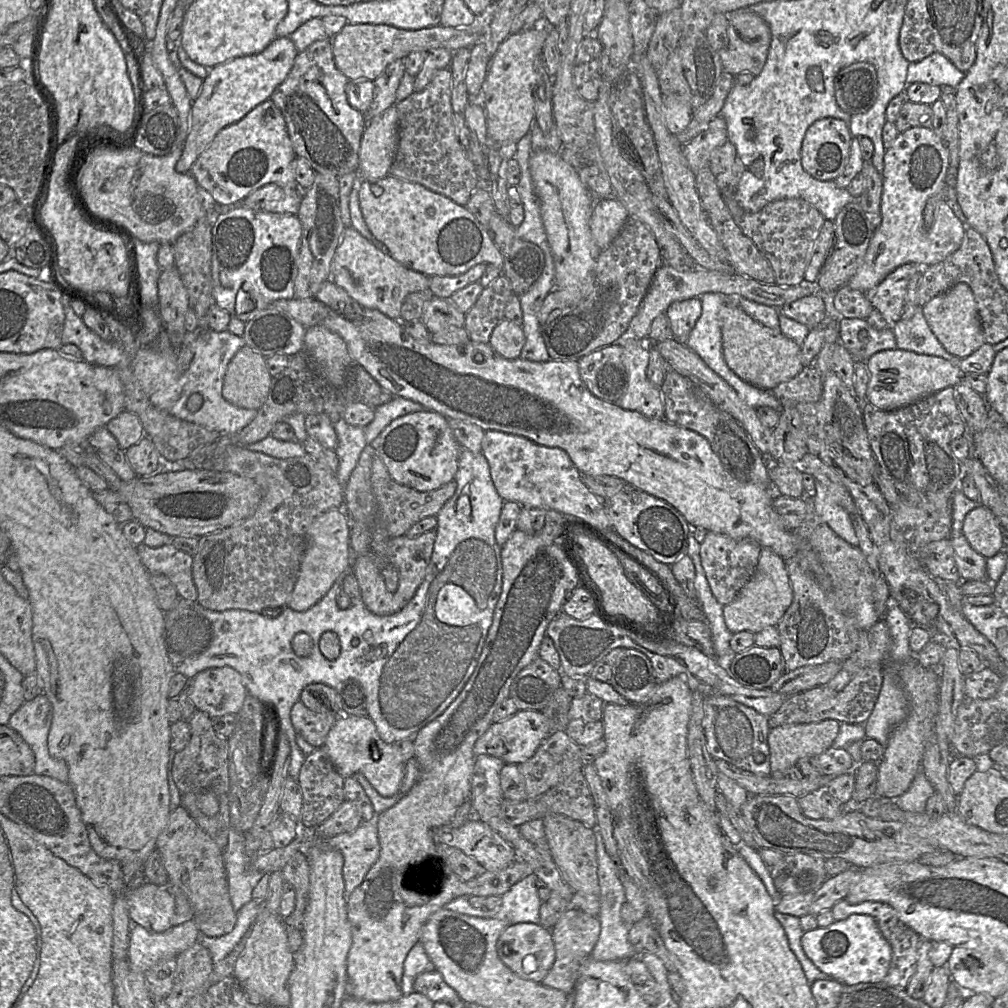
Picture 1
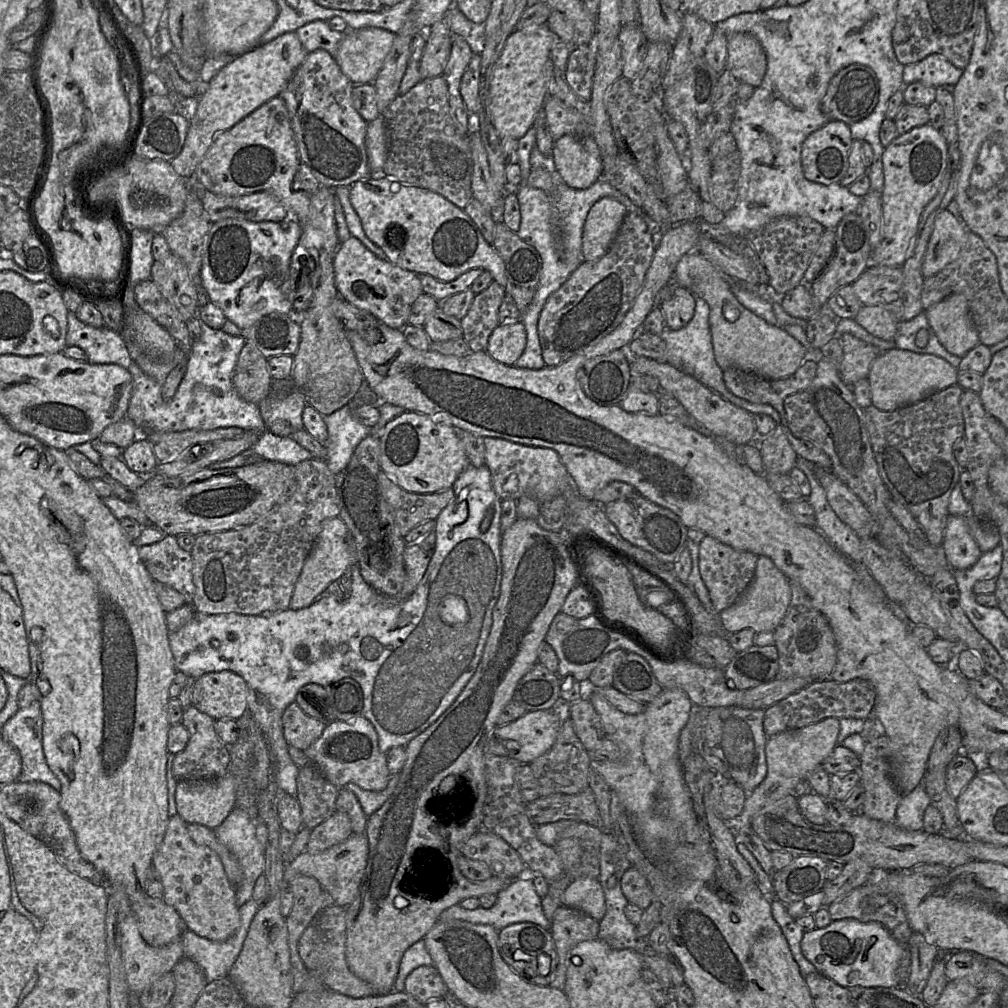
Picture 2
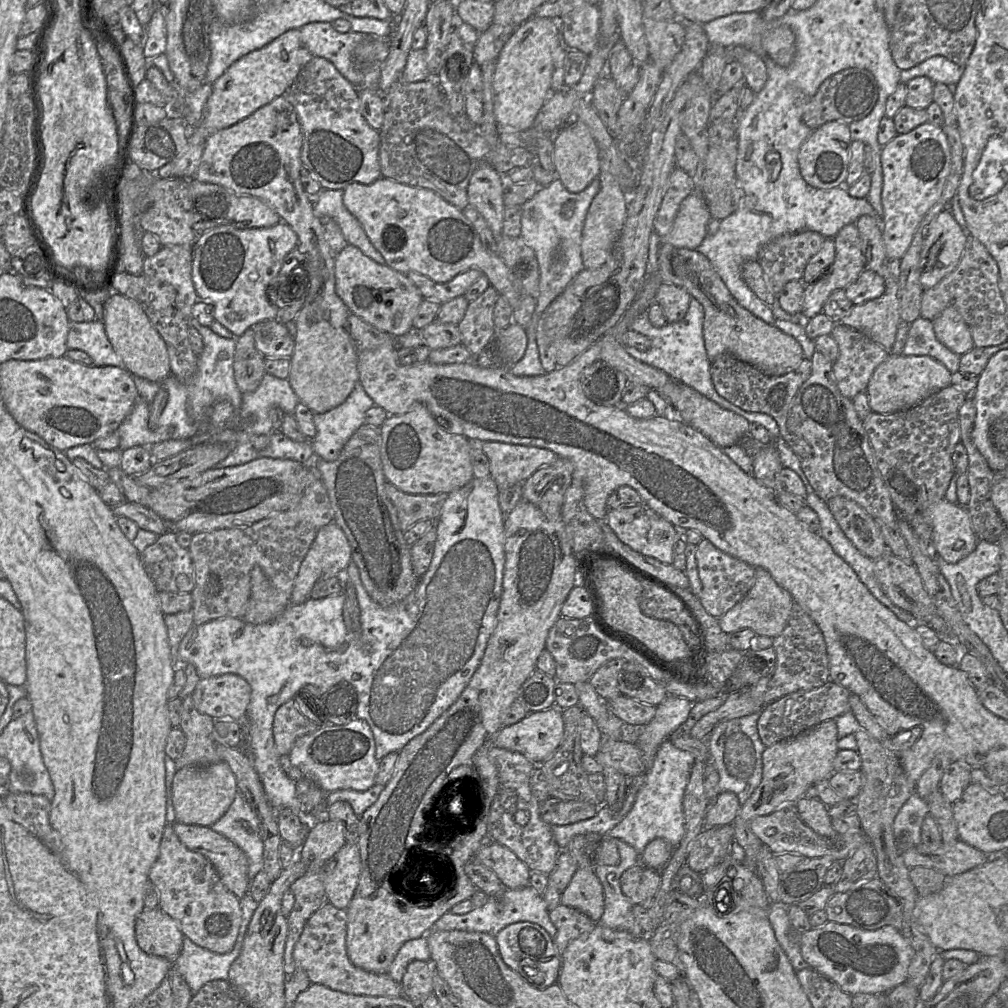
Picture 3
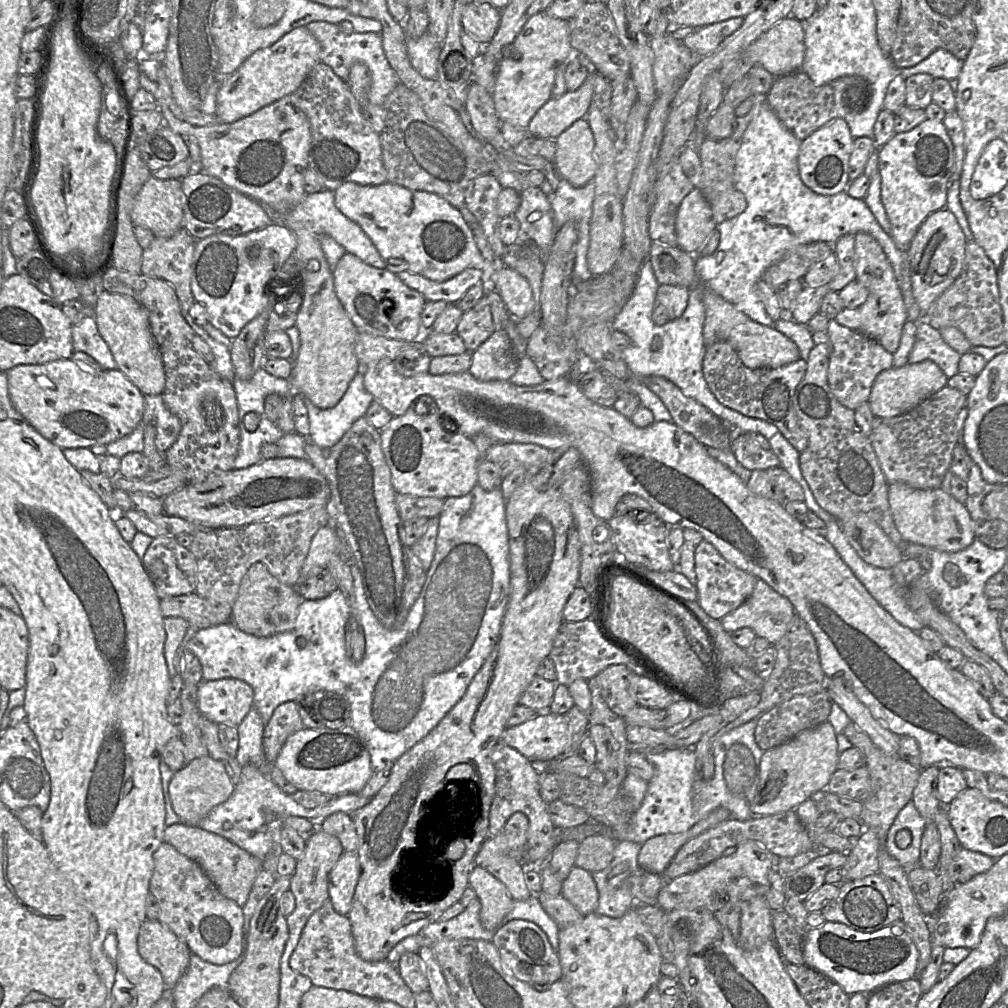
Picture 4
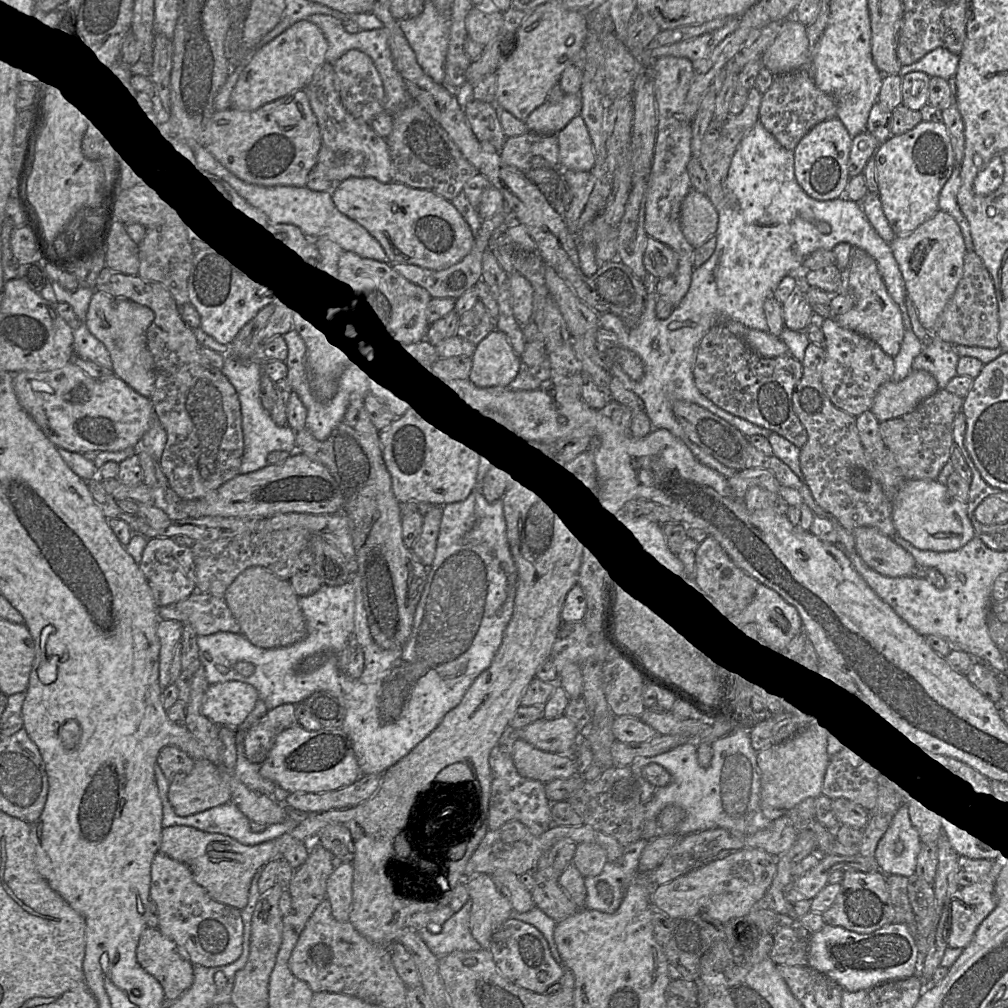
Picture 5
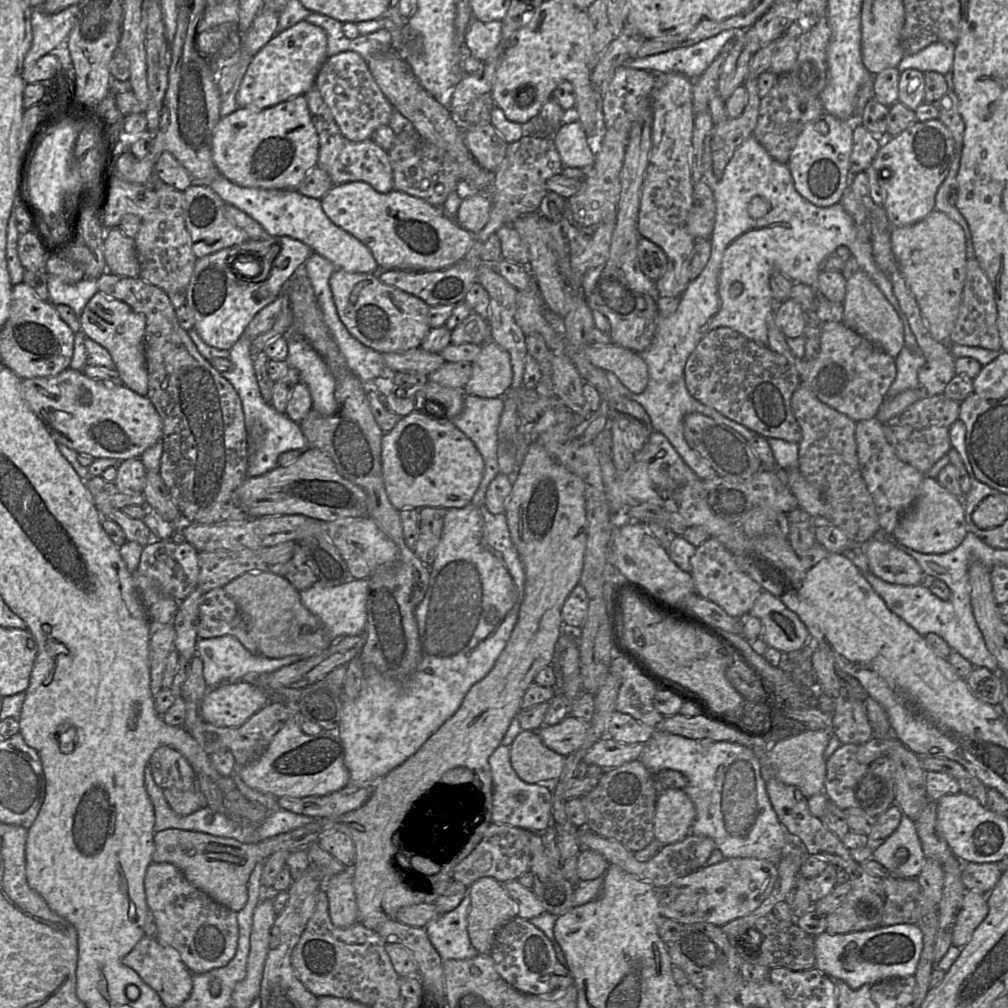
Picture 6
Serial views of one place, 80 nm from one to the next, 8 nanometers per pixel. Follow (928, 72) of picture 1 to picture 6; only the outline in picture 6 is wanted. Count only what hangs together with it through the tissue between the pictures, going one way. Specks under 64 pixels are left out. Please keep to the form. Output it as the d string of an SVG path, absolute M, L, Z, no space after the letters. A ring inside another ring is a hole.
M950 41L932 43L916 54L905 55L897 69L900 73L907 69L917 69L923 73L934 71L942 75L953 72L955 45Z

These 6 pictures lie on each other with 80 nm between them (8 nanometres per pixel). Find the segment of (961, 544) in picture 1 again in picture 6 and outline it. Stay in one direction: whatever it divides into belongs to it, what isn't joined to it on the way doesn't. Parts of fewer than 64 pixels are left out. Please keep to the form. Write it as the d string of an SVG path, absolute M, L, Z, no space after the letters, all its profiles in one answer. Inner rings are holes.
M925 476L911 509L901 517L892 535L917 552L943 554L957 548L968 532L962 499L951 494L936 479Z

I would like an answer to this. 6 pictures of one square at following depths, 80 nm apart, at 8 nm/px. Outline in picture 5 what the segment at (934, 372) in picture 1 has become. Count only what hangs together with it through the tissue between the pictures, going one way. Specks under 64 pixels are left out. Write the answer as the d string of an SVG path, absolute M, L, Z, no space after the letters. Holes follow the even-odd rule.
M911 371L902 381L888 381L878 389L870 411L879 423L901 417L938 391L937 381L926 371Z

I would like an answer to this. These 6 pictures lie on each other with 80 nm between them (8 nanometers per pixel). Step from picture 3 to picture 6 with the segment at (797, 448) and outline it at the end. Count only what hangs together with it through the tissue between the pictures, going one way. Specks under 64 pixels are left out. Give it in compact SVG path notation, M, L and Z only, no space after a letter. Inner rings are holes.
M719 327L706 334L689 356L684 370L689 393L702 404L754 431L764 438L778 438L799 444L801 428L793 414L791 397L800 385L800 377L787 358L760 345L728 327Z

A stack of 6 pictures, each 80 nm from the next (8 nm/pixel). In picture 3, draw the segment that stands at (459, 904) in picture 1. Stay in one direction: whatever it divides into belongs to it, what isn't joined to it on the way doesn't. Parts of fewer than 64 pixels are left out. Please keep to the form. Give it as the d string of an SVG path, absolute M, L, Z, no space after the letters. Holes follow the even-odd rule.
M530 885L519 889L503 889L499 895L489 897L484 905L475 907L466 914L456 915L449 911L434 923L432 930L487 933L495 937L506 926L522 921L537 923L553 939L556 936L557 929L550 919L544 897Z

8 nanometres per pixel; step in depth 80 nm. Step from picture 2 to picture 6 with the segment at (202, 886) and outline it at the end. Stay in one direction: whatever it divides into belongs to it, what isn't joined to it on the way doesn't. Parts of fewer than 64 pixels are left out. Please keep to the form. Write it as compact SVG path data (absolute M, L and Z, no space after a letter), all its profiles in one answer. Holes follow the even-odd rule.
M152 862L144 881L148 909L157 925L157 940L174 948L192 974L226 966L238 944L237 912L217 903L188 882L170 863Z

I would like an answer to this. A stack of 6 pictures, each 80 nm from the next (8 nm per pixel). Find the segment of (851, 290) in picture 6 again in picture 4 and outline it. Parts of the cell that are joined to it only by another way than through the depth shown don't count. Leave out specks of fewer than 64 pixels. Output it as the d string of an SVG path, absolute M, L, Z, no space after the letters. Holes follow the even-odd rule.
M864 232L855 234L854 266L855 280L863 283L869 291L867 299L854 309L843 309L834 320L844 327L872 337L888 352L894 354L898 349L902 329L907 321L907 309L892 265L881 245L872 235Z

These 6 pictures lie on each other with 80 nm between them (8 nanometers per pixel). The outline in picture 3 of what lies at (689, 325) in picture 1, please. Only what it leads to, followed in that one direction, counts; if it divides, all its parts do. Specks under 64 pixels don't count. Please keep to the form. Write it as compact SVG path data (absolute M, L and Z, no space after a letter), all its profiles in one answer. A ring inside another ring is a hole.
M662 283L656 293L654 302L657 302L667 319L667 323L681 321L690 305L692 296L684 288L672 283Z

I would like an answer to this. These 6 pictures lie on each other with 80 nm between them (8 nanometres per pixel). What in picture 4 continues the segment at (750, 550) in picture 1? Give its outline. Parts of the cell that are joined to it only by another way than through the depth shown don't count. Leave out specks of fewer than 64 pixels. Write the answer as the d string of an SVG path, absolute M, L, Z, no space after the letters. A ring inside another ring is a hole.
M706 540L696 547L695 572L697 601L709 616L718 620L743 604L753 593L757 583L757 577L730 563Z

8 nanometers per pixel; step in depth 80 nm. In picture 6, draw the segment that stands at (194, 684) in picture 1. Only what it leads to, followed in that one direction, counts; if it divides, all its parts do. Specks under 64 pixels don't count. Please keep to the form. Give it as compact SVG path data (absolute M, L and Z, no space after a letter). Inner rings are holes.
M224 682L210 688L201 704L203 721L217 727L239 727L269 701L269 694L251 683Z

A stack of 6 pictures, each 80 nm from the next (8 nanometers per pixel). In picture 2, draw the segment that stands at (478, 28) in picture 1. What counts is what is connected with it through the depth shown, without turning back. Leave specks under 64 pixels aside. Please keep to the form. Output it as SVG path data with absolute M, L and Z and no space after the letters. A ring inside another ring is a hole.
M375 27L347 30L335 61L354 85L374 84L395 36L395 33Z

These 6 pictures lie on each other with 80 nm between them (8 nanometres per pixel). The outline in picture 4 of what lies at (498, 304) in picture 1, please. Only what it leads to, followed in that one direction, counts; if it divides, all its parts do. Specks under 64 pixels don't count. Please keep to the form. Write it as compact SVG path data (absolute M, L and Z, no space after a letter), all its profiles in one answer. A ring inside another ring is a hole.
M483 295L474 307L463 312L455 330L470 353L485 342L494 331L487 295Z

